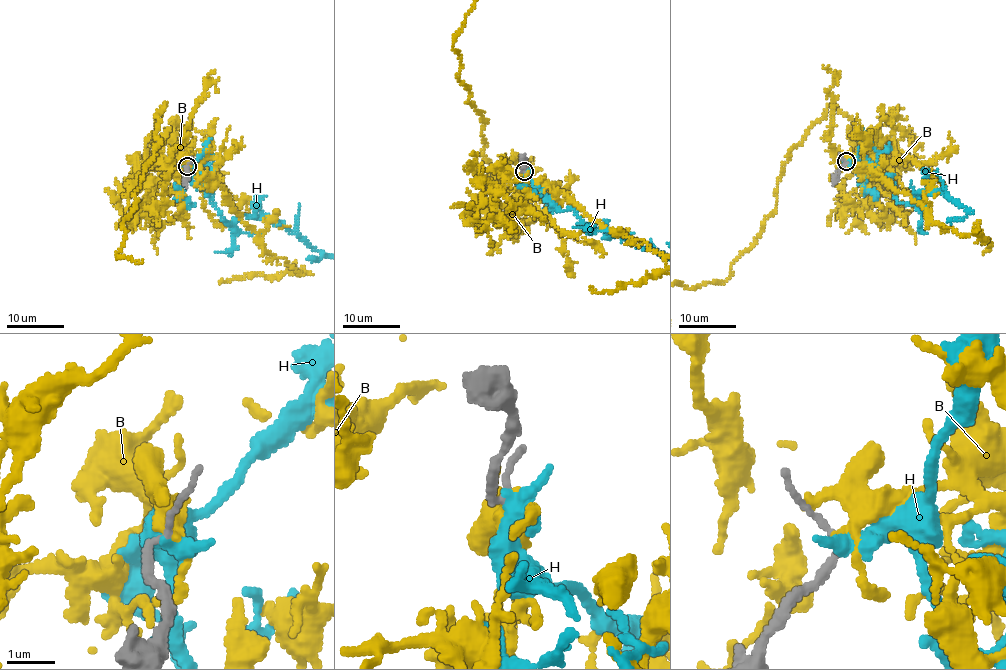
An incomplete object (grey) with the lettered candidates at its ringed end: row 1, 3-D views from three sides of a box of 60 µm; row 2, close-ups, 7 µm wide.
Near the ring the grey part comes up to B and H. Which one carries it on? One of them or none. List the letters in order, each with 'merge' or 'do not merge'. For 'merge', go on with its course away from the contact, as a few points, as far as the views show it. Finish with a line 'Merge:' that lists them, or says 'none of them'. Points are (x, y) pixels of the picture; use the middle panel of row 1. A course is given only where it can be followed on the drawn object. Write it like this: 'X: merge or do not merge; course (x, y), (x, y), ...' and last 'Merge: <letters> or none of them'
B: do not merge
H: do not merge
Merge: none of them

